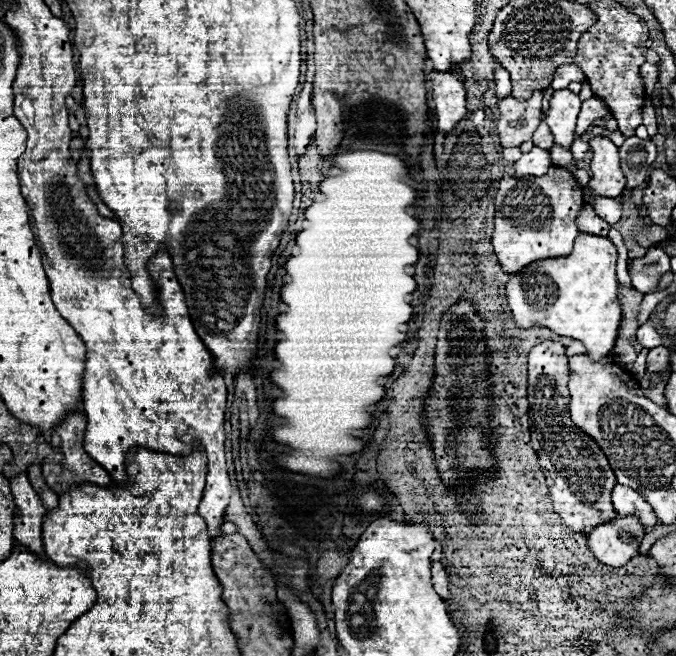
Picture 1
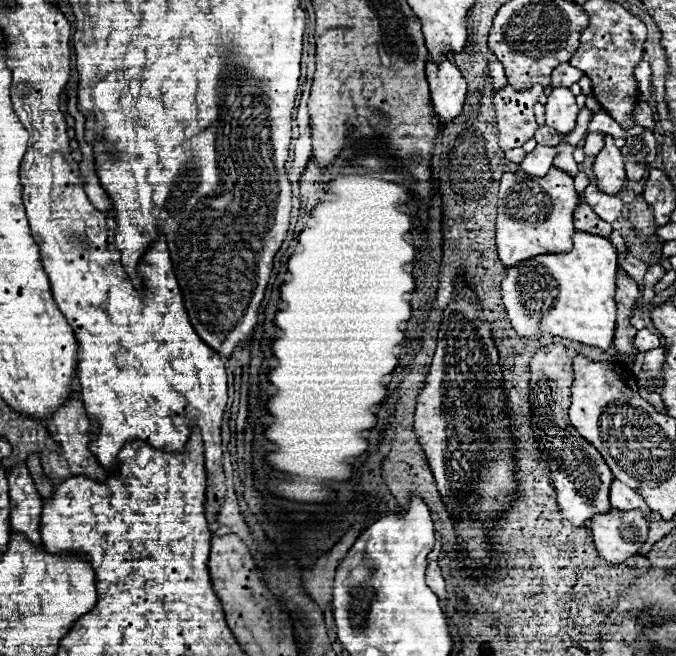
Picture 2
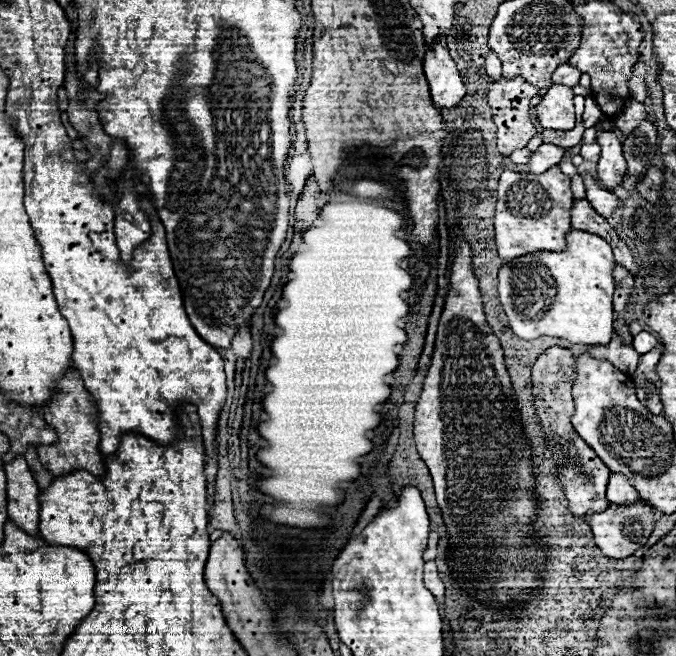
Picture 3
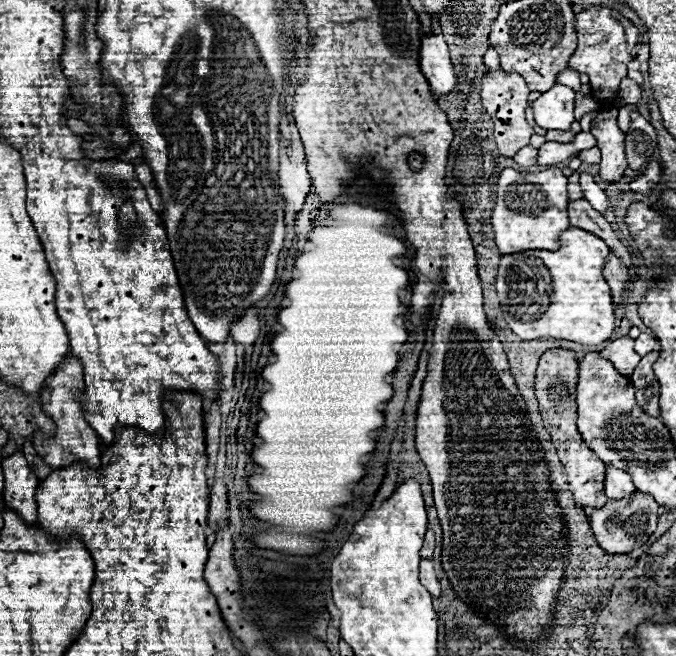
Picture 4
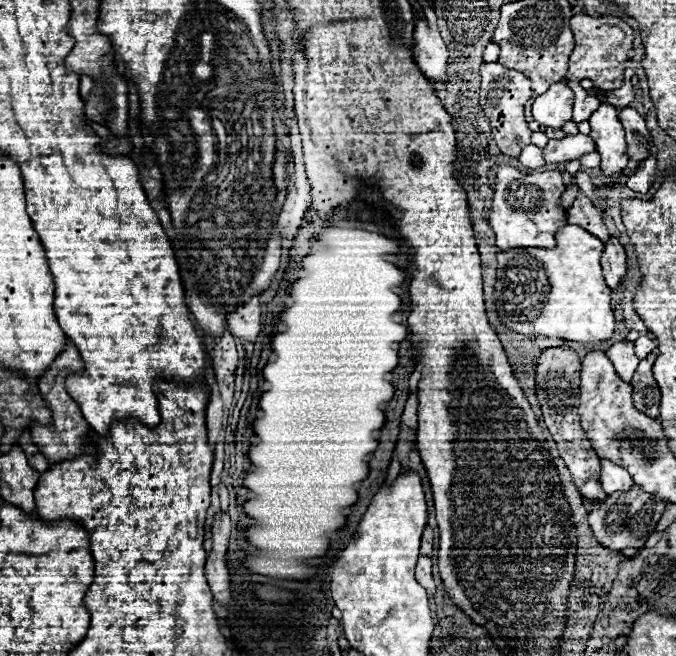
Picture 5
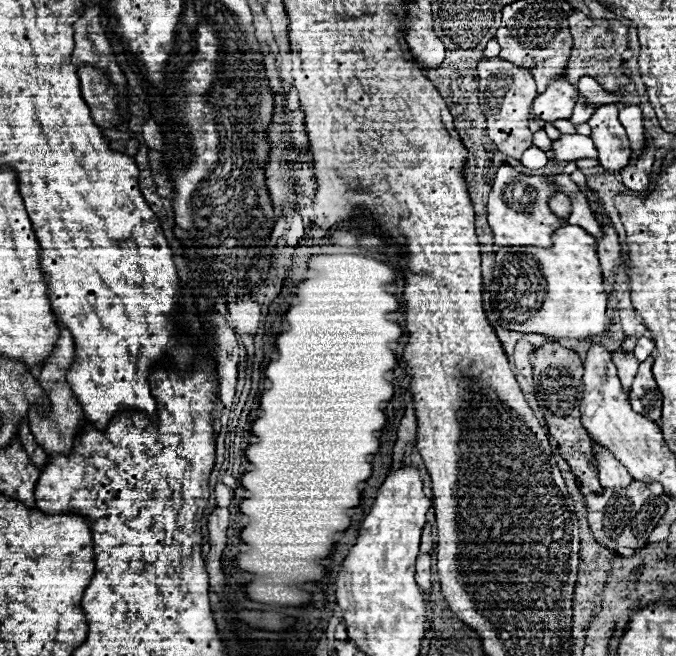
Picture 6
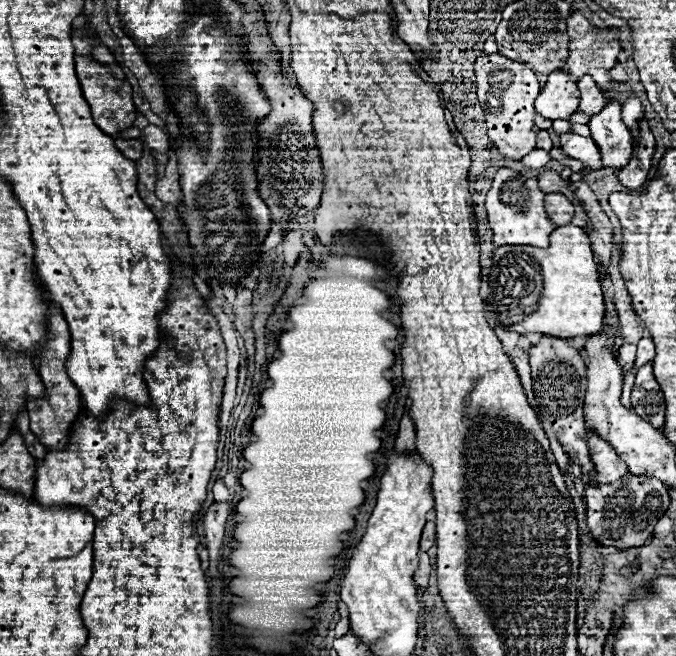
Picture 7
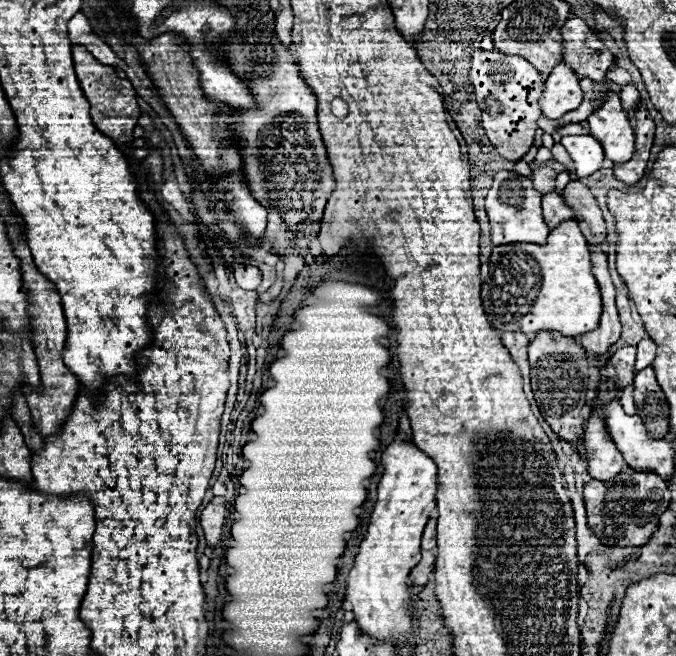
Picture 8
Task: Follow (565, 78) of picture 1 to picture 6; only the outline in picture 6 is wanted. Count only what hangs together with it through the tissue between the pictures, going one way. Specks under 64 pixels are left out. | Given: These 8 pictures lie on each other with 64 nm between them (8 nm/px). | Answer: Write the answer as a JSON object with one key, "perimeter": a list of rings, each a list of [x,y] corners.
{"perimeter":[[[578,96],[578,102],[574,107],[571,118],[569,119],[574,125],[588,122],[594,113],[592,104],[584,104],[584,96]]]}

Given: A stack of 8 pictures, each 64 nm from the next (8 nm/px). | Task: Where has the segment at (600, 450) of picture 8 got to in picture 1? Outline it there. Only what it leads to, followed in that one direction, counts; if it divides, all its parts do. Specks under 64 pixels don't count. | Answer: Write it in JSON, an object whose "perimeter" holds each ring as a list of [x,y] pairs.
{"perimeter":[[[616,484],[614,492],[612,492],[612,502],[614,502],[614,508],[620,516],[638,516],[644,530],[654,528],[658,522],[652,506],[644,500],[644,496],[628,486]]]}

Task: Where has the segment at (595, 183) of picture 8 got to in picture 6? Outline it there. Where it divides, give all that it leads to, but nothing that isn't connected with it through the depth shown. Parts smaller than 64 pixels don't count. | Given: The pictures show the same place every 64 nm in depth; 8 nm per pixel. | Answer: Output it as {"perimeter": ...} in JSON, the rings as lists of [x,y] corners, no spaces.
{"perimeter":[[[612,172],[588,176],[588,186],[590,186],[594,192],[598,192],[600,200],[604,202],[604,208],[606,208],[610,220],[614,222],[616,232],[620,234],[620,238],[624,238],[624,228],[622,228],[622,222],[620,222],[620,218],[618,218],[618,210],[616,210],[616,206],[614,206],[614,196],[616,196],[616,194],[634,194],[634,192],[630,192],[628,188],[624,188],[624,184],[618,182]]]}

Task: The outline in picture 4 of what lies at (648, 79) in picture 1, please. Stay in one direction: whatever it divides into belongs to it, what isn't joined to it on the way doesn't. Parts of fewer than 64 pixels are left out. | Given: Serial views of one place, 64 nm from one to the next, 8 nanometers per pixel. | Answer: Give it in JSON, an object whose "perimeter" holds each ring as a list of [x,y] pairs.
{"perimeter":[[[624,78],[622,80],[622,88],[618,92],[618,100],[616,100],[616,106],[624,106],[624,104],[636,104],[640,98],[642,98],[642,90],[640,90],[640,84],[636,84],[634,80],[630,78]]]}

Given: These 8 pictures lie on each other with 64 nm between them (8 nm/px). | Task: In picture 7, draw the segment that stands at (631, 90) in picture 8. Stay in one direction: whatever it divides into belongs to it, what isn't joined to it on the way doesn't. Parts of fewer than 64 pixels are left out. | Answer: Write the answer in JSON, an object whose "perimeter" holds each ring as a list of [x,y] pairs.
{"perimeter":[[[634,94],[622,104],[622,118],[624,118],[624,124],[628,126],[628,130],[632,132],[632,138],[638,140],[638,122],[642,118],[642,104]]]}

